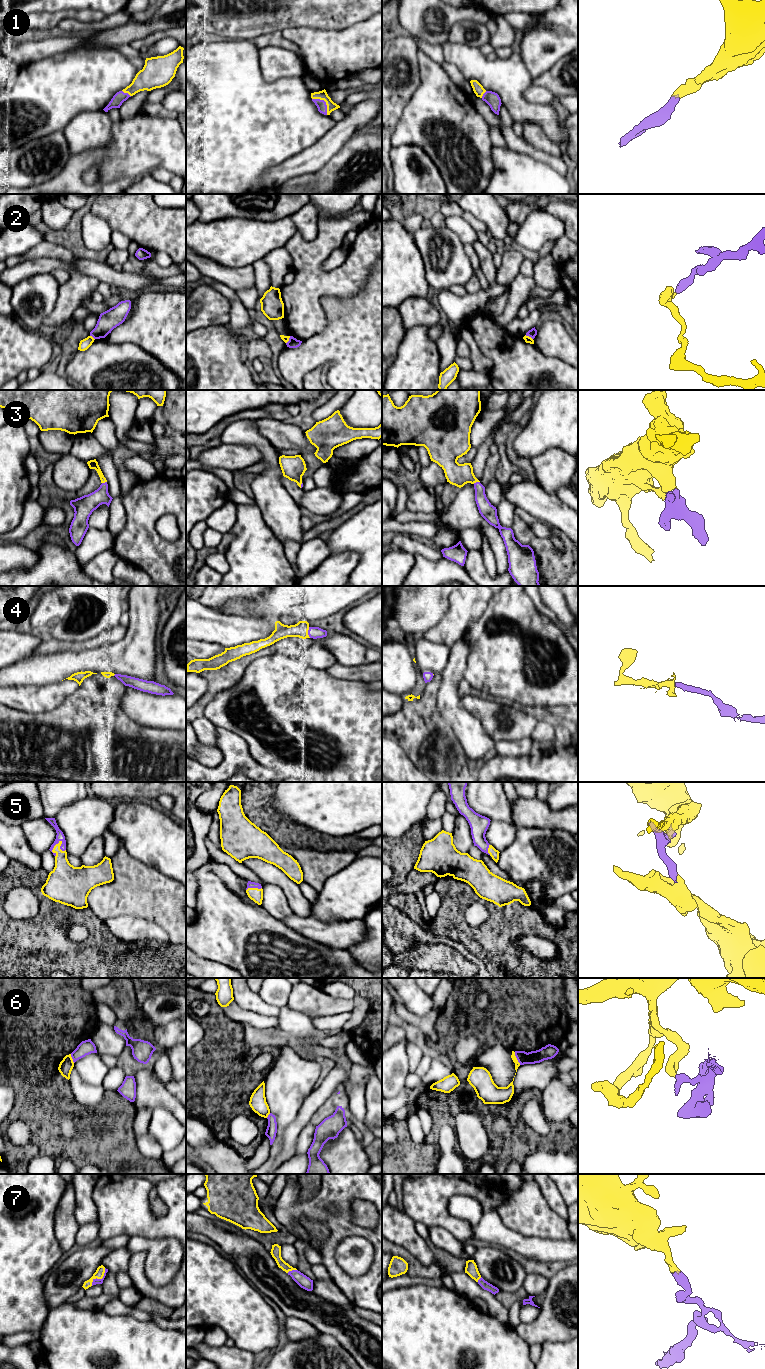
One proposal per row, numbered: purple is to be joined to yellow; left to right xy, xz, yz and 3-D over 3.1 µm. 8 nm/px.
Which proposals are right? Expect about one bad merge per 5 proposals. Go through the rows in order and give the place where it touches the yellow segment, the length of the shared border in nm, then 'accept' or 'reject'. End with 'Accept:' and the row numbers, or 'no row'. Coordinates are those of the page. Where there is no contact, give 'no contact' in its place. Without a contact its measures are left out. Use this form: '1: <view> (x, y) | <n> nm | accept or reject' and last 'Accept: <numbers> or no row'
1: xz (325, 101) | 180 nm | accept
2: yz (528, 336) | 70 nm | reject
3: yz (476, 481) | 60 nm | accept
4: xz (307, 632) | 90 nm | accept
5: xy (53, 848) | 140 nm | accept
6: yz (516, 1058) | 120 nm | reject
7: xy (99, 1278) | 180 nm | accept
Accept: 1, 3, 4, 5, 7

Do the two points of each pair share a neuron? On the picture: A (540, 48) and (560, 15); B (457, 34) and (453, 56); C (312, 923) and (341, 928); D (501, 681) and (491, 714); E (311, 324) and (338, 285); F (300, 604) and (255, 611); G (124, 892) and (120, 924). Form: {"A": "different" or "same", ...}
{"A": "same", "B": "different", "C": "same", "D": "different", "E": "same", "F": "same", "G": "different"}

